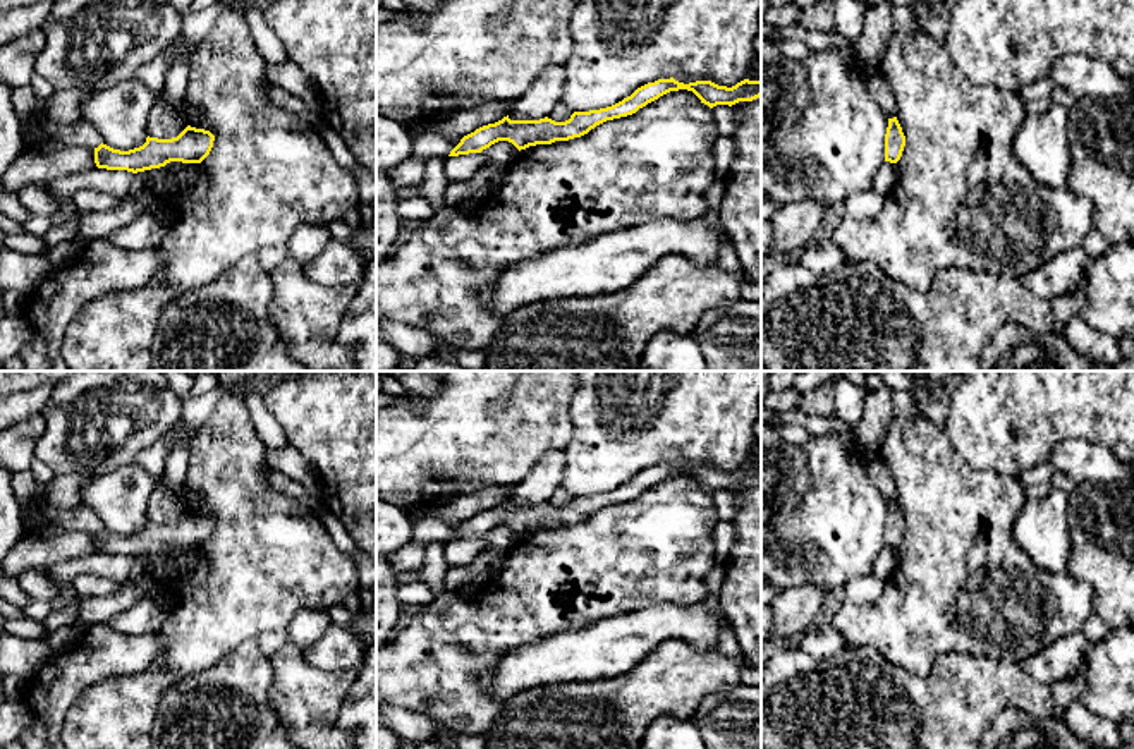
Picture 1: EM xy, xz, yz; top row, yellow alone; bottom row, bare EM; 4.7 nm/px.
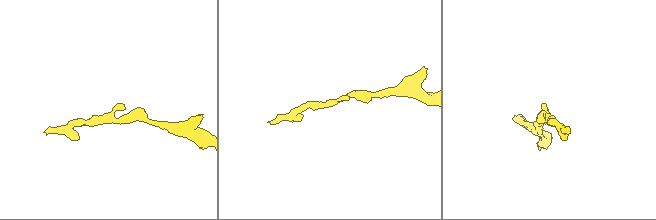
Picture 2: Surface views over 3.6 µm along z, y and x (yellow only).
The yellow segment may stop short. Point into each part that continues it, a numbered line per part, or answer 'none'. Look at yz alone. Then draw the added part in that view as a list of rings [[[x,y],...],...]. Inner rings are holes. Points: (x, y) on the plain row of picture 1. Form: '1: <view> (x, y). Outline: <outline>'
none

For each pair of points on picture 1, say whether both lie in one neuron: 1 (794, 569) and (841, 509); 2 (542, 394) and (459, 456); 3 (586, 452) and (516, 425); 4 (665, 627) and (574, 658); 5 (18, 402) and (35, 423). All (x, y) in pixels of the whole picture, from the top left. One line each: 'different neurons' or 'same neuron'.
1: same neuron
2: same neuron
3: different neurons
4: same neuron
5: different neurons

